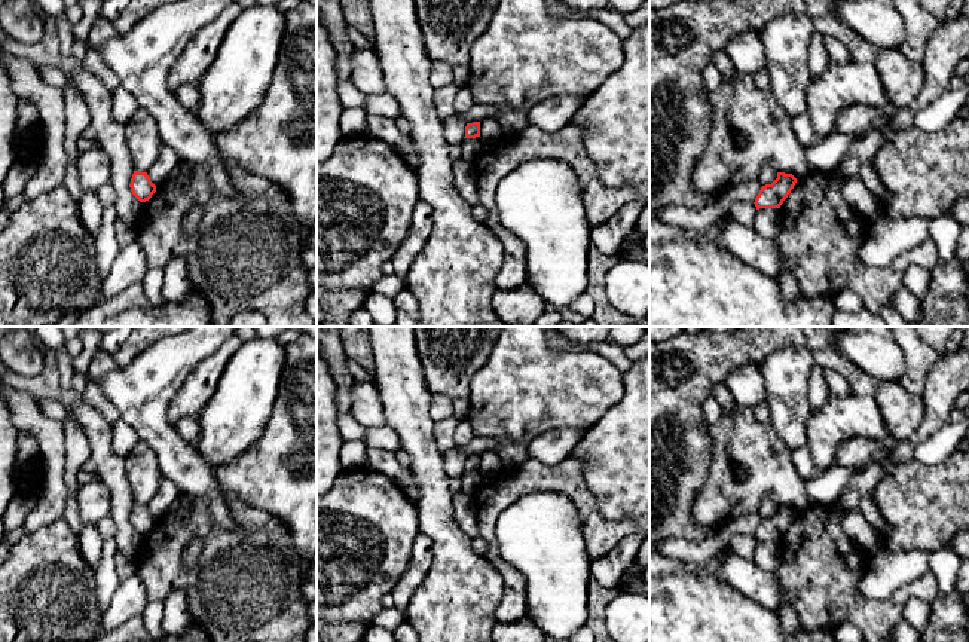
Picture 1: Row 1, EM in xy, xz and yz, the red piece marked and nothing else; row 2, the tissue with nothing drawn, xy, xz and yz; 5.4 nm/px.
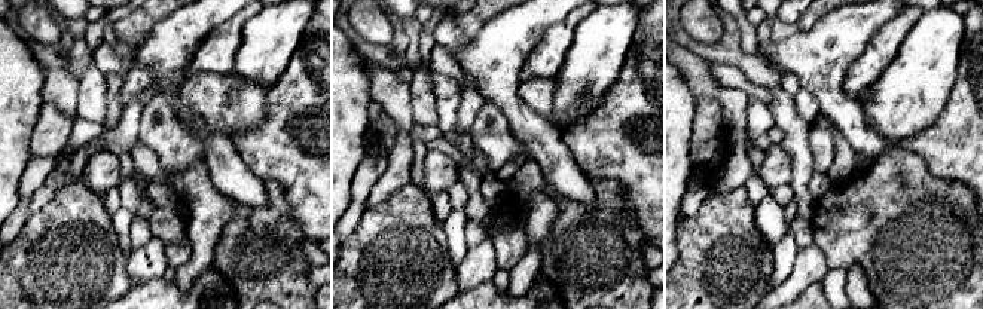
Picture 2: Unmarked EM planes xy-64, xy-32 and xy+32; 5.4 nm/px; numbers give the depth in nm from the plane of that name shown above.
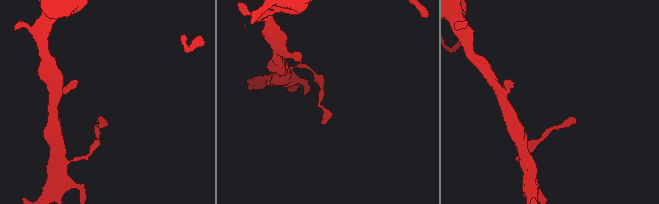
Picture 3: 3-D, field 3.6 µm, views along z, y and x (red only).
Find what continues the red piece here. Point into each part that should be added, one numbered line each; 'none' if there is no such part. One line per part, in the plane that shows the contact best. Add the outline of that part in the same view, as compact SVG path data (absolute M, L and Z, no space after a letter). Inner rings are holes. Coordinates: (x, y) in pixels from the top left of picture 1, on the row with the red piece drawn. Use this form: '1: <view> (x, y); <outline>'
none

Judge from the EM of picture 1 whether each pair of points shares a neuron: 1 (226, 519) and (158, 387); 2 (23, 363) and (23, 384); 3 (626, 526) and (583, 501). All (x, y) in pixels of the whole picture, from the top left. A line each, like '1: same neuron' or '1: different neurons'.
1: same neuron
2: different neurons
3: same neuron

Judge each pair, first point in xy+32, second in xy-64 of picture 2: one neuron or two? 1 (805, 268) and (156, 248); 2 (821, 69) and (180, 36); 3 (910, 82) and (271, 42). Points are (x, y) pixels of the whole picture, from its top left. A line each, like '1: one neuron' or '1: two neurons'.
1: one neuron
2: one neuron
3: one neuron

